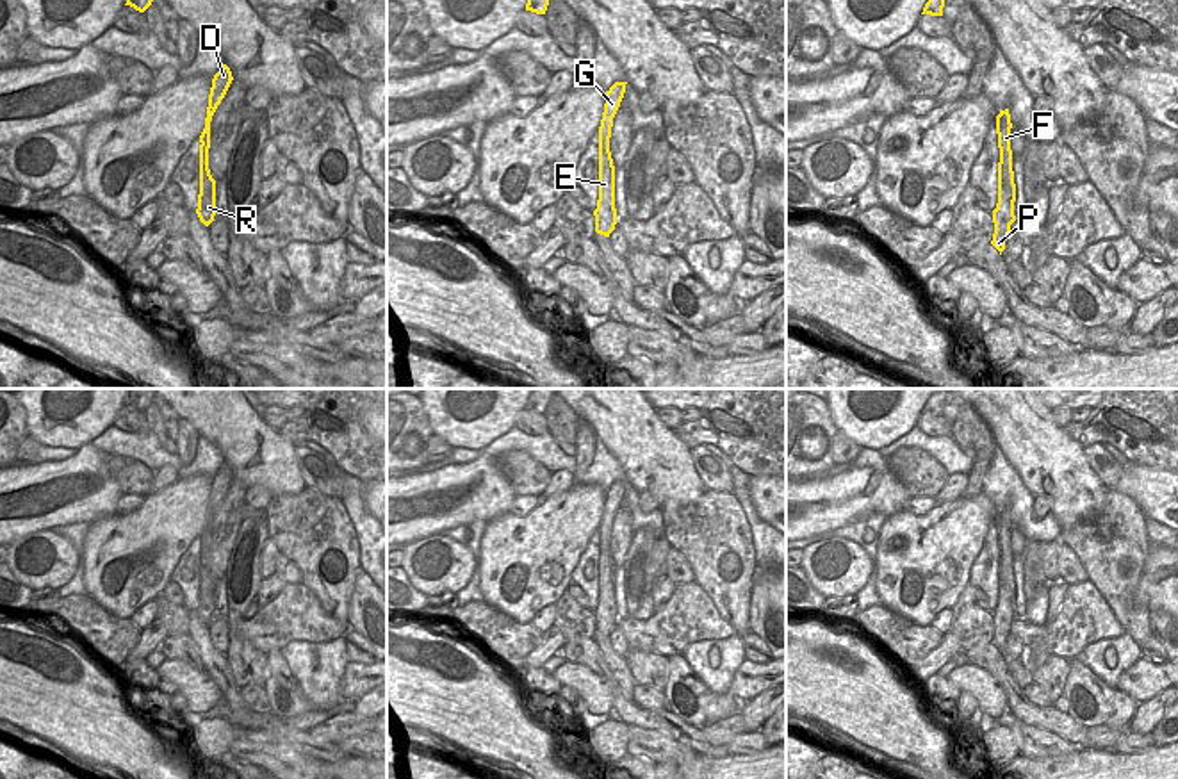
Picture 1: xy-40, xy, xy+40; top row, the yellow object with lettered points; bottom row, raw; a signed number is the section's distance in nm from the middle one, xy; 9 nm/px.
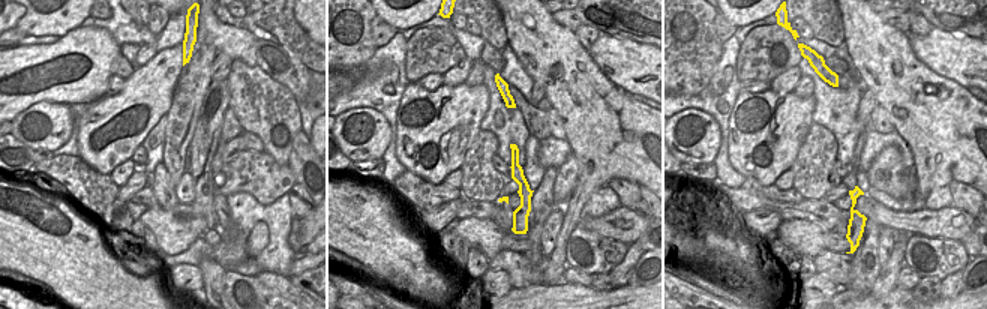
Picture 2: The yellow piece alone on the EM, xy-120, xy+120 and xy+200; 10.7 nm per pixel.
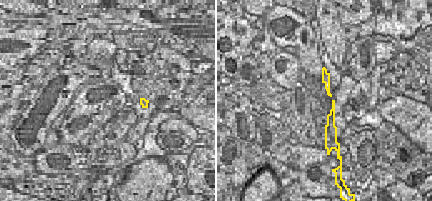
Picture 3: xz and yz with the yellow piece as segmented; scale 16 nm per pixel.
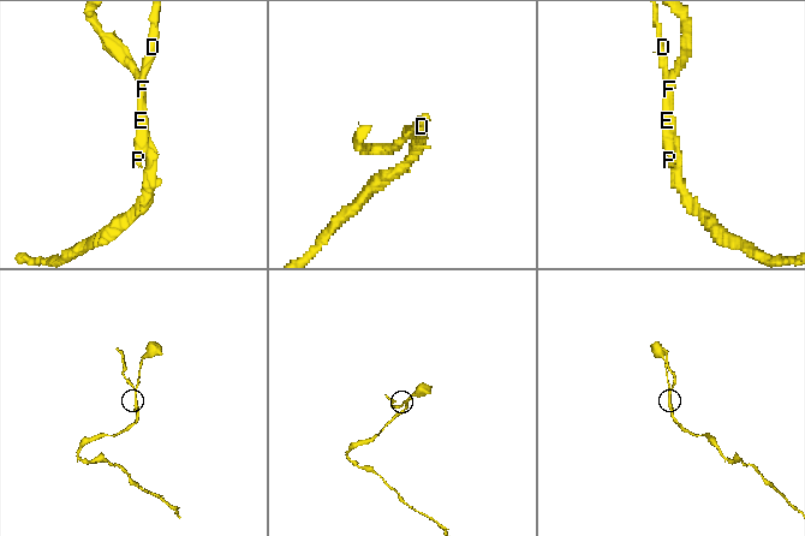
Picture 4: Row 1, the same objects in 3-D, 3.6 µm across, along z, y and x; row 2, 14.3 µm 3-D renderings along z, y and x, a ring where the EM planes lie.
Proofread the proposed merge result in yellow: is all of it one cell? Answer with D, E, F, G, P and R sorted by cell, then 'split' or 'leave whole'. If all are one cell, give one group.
D E G P R / F; split

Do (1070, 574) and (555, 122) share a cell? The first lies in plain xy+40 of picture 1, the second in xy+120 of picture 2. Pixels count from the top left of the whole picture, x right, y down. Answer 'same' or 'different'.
same

